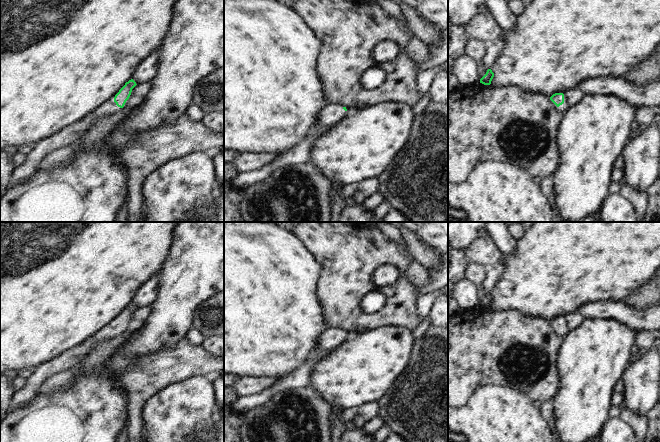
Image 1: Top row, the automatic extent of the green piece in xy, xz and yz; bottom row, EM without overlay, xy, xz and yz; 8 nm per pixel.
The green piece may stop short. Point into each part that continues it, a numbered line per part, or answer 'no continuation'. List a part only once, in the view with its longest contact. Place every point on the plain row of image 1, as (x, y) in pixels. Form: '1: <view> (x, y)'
1: xy (68, 359)

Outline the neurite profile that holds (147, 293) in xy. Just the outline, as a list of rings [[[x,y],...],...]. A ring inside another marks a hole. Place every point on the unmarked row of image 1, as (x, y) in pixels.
[[[159,273],[152,276],[145,284],[143,284],[134,294],[132,303],[137,309],[150,307],[157,297]]]

